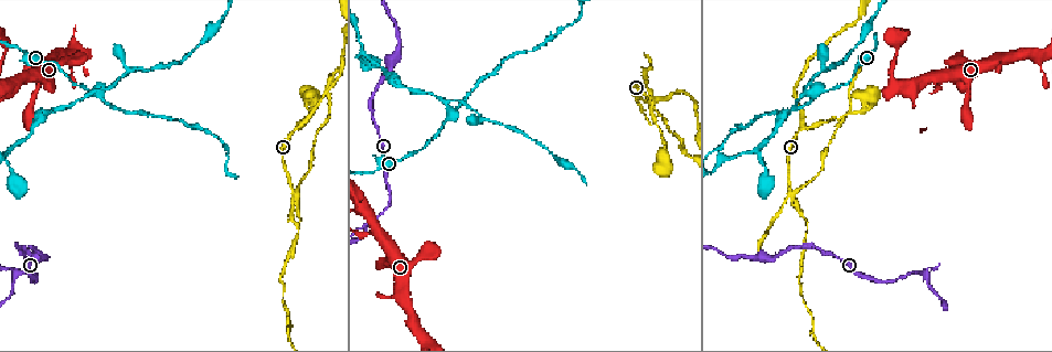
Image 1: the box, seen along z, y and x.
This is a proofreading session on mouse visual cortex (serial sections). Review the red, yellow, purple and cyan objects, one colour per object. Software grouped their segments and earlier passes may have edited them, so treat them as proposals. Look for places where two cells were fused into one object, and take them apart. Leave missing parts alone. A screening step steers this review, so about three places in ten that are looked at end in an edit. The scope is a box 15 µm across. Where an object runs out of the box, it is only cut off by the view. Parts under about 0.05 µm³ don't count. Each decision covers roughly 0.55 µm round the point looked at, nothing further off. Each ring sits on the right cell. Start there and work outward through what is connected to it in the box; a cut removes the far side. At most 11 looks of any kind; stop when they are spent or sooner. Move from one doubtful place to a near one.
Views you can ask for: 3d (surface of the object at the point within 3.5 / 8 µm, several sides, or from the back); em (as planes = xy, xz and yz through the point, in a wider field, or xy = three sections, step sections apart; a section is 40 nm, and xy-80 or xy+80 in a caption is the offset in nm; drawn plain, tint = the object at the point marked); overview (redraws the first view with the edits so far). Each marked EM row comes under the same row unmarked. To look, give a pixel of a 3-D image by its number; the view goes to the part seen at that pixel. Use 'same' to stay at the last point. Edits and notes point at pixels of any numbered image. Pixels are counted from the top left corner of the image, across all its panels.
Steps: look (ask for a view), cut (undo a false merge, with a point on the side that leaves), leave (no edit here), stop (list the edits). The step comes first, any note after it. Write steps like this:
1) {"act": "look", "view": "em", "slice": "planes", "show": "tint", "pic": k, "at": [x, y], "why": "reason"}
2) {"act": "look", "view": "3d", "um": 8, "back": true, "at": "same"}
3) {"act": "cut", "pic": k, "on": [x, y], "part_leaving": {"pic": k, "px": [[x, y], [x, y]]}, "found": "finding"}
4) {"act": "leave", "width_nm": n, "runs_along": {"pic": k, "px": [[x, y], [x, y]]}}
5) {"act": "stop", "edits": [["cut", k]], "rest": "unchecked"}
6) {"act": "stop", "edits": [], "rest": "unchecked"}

{"act": "look", "view": "em", "slice": "xy", "step": 3, "show": "tint", "pic": 1, "at": [447, 102], "why": "three-way junction"}

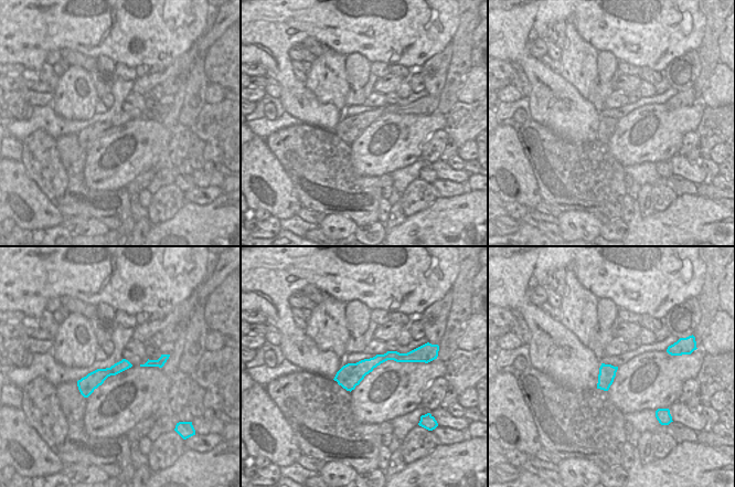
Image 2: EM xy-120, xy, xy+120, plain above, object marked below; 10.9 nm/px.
{"act": "look", "view": "3d", "um": 3.5, "at": "same", "why": "see where the arms go"}

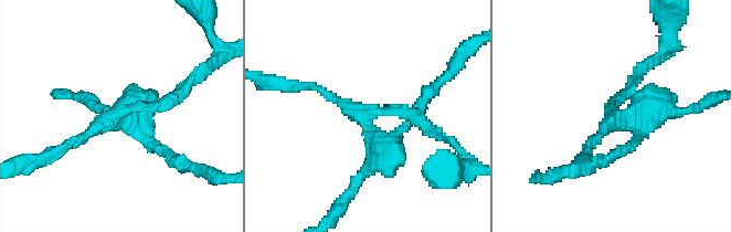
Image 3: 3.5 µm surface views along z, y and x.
{"act": "cut", "pic": 3, "on": [93, 127], "arm_widths_nm": [150, 200, 300], "part_leaving": {"pic": 3, "px": [[117, 115], [55, 153], [32, 159]]}, "found": "a second cell is stuck on"}

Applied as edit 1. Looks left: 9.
{"act": "look", "view": "3d", "um": 8, "pic": 1, "at": [529, 51], "why": "a narrow waist"}

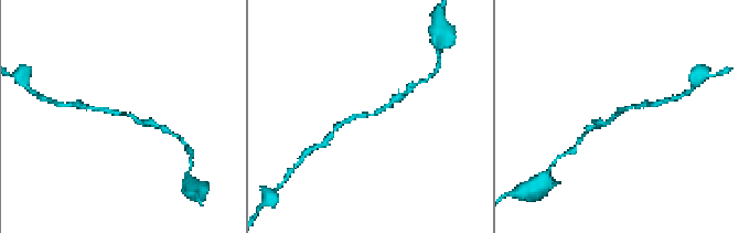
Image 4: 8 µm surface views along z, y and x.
{"act": "look", "view": "3d", "um": 3.5, "pic": 4, "at": [616, 113]}

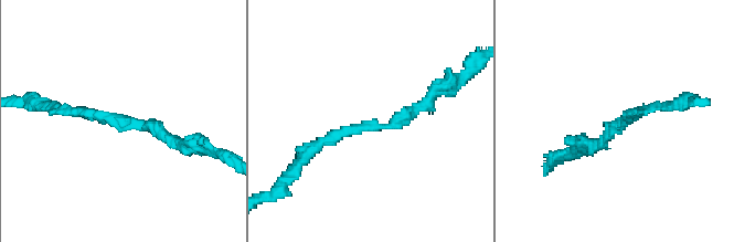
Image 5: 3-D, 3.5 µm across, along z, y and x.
{"act": "look", "view": "em", "slice": "xy", "step": 3, "show": "tint", "pic": 5, "at": [386, 127], "why": "shape alone is not enough"}

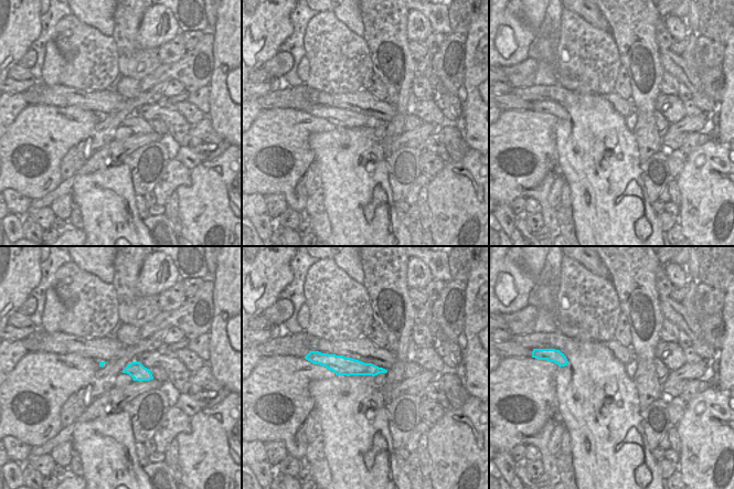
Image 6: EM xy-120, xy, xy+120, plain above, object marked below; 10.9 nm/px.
{"act": "leave", "runs_along": {"pic": 6, "px": [[319, 359], [340, 365], [380, 370]]}, "found": "continuous, no second cell"}

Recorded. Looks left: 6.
{"act": "look", "view": "3d", "um": 3.5, "pic": 1, "at": [294, 193], "why": "four-way junction"}

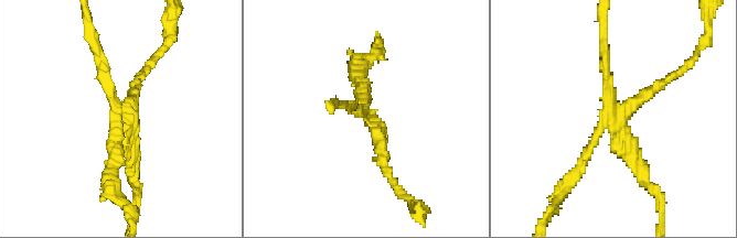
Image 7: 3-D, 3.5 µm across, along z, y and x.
{"act": "look", "view": "em", "slice": "xy", "step": 2, "show": "tint", "pic": 7, "at": [362, 110], "why": "now the EM"}

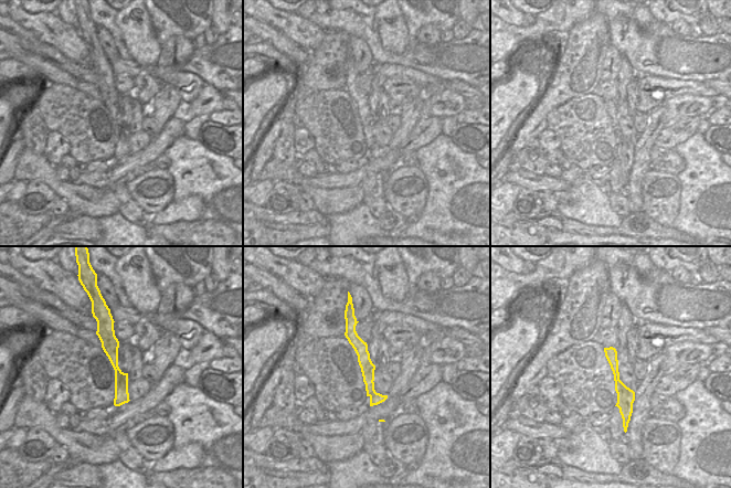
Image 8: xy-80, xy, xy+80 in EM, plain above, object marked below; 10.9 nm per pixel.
{"act": "cut", "pic": 7, "on": [585, 158], "width_nm": 150, "part_leaving": {"pic": 7, "px": [[618, 111], [623, 115], [694, 57]]}, "found": "two cells meet here"}

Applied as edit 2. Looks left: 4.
{"act": "look", "view": "3d", "um": 3.5, "pic": 1, "at": [379, 230], "why": "side arm on a straight run"}

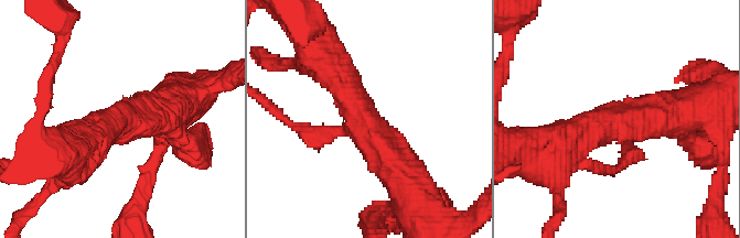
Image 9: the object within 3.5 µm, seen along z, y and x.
{"act": "look", "view": "em", "slice": "planes", "show": "tint", "pic": 9, "at": [115, 122], "arms": 3, "arm_widths_nm": [200, 450, 600], "why": "now the EM"}

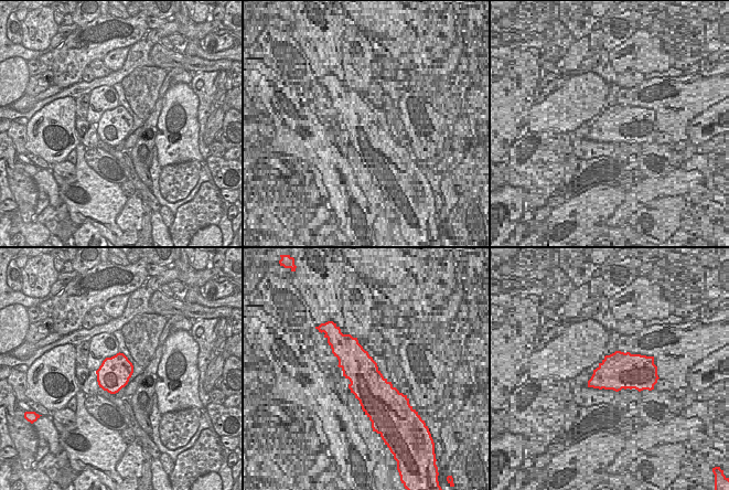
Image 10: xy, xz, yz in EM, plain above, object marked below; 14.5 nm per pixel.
{"act": "cut", "pic": 9, "on": [303, 131], "part_leaving": {"pic": 9, "px": [[341, 129], [303, 132], [280, 109]]}, "found": "two cells meet here"}

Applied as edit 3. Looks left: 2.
{"act": "look", "view": "3d", "um": 8, "pic": 1, "at": [925, 276], "why": "side arm on a straight run"}

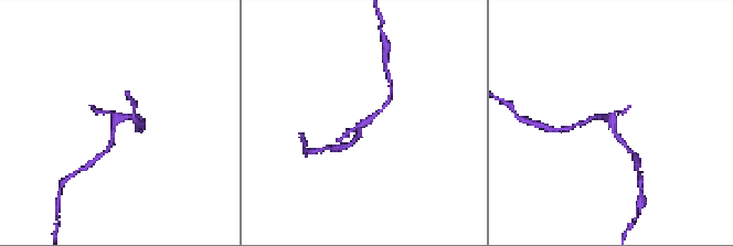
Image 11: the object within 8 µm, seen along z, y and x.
{"act": "look", "view": "em", "slice": "xy", "step": 3, "show": "tint", "pic": 11, "at": [364, 123], "arms": 3, "arm_widths_nm": [150, 150, 150], "why": "now the EM"}

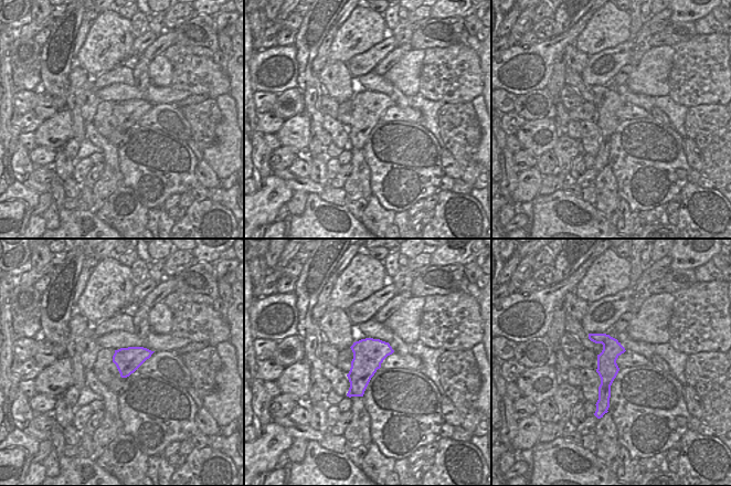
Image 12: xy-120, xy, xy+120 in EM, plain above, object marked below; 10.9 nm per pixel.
{"act": "leave", "runs_along": {"pic": 11, "px": [[389, 100], [361, 124], [358, 136]]}, "found": "one cell here"}

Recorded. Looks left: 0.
{"act": "stop", "edits": [["cut", 3], ["cut", 7], ["cut", 9]], "rest": "unchecked"}

